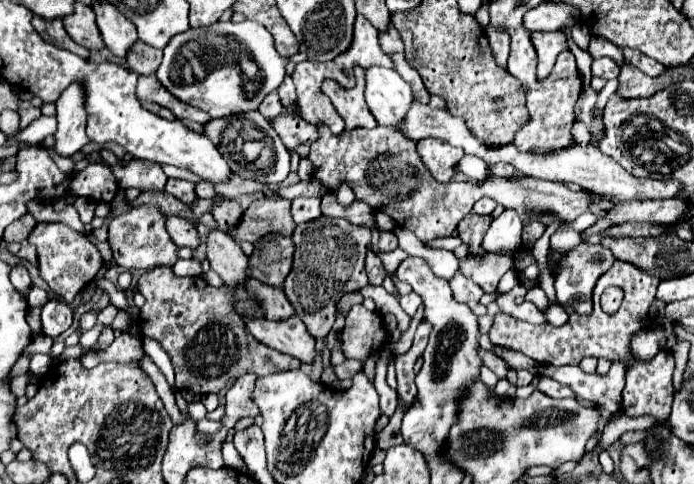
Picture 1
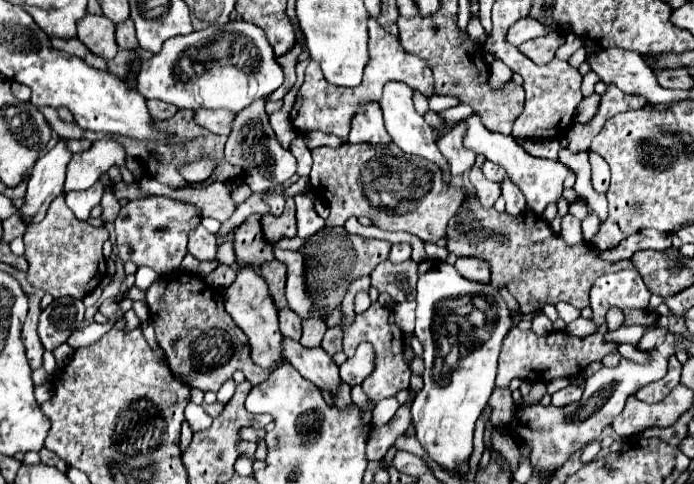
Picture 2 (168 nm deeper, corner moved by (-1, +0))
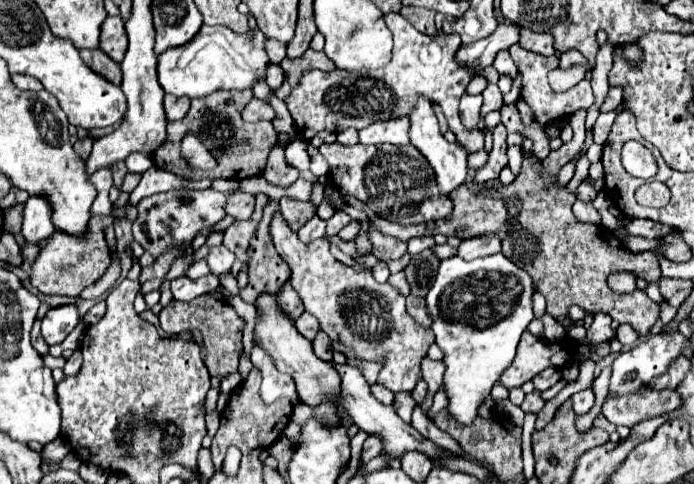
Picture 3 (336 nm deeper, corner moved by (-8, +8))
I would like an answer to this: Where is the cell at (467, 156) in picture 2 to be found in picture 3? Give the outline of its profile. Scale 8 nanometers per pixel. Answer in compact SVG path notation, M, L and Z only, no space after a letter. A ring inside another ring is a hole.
M462 95L460 99L460 119L468 131L478 129L480 105L482 105L482 95Z

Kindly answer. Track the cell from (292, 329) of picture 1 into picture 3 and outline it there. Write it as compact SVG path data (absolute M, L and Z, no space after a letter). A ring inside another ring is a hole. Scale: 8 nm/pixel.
M332 363L332 367L338 371L338 375L340 375L340 379L342 379L342 383L340 383L340 393L338 393L338 405L352 417L352 421L360 427L360 429L364 429L366 433L378 433L378 435L382 435L382 439L384 439L384 443L386 443L386 453L390 453L392 455L392 459L400 459L404 453L408 453L408 451L422 451L422 453L426 453L428 457L434 457L436 455L436 451L438 451L438 447L432 443L432 441L428 441L428 439L424 439L412 425L408 425L408 423L404 423L396 413L394 413L394 409L392 407L386 407L386 405L382 405L382 403L378 403L374 397L372 397L372 393L370 393L370 385L366 383L366 379L362 377L362 373L356 369L356 367L350 367L350 365L340 365L340 363Z

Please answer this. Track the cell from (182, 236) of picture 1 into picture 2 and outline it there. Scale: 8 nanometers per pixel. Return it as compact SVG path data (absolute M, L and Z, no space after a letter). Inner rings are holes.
M197 227L189 233L189 253L199 261L215 261L217 257L217 239L205 227Z

